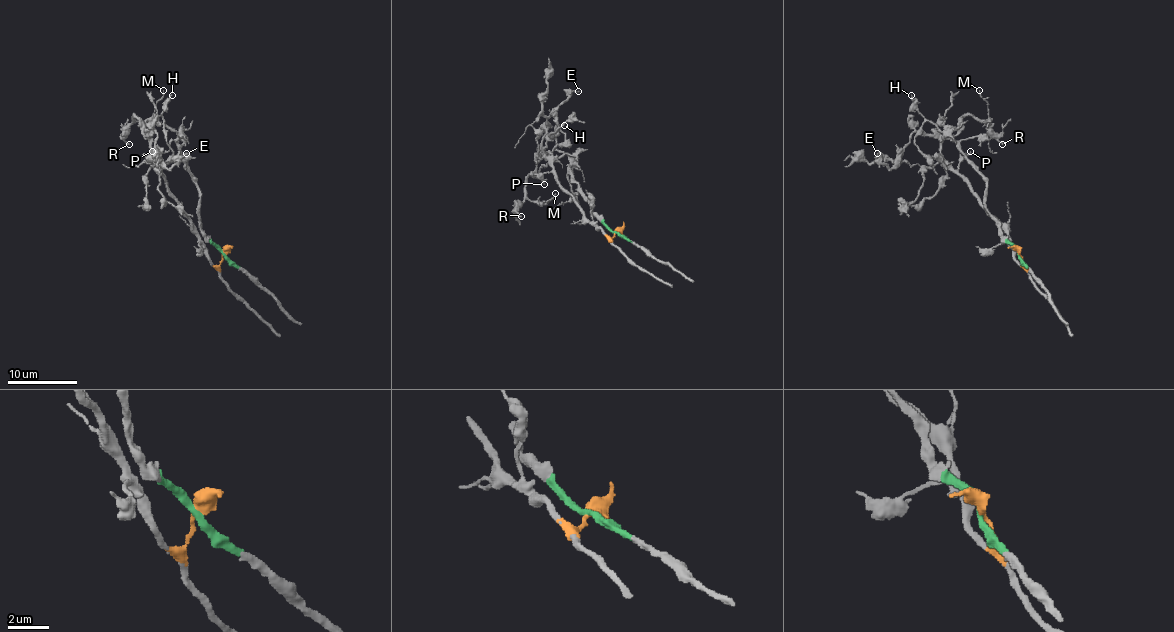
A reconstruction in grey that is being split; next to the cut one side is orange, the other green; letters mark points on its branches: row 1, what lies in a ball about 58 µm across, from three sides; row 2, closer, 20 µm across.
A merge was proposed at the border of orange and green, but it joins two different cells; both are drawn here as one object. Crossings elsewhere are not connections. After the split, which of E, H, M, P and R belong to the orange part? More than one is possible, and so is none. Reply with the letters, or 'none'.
E, M, P, R

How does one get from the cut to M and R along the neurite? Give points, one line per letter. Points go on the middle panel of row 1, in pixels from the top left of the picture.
M: (616, 232), (610, 239), (589, 221), (542, 155), (527, 178), (525, 192), (528, 199), (544, 202), (554, 193)
R: (616, 232), (610, 239), (589, 221), (542, 155), (527, 178), (525, 195), (516, 211), (521, 216)

